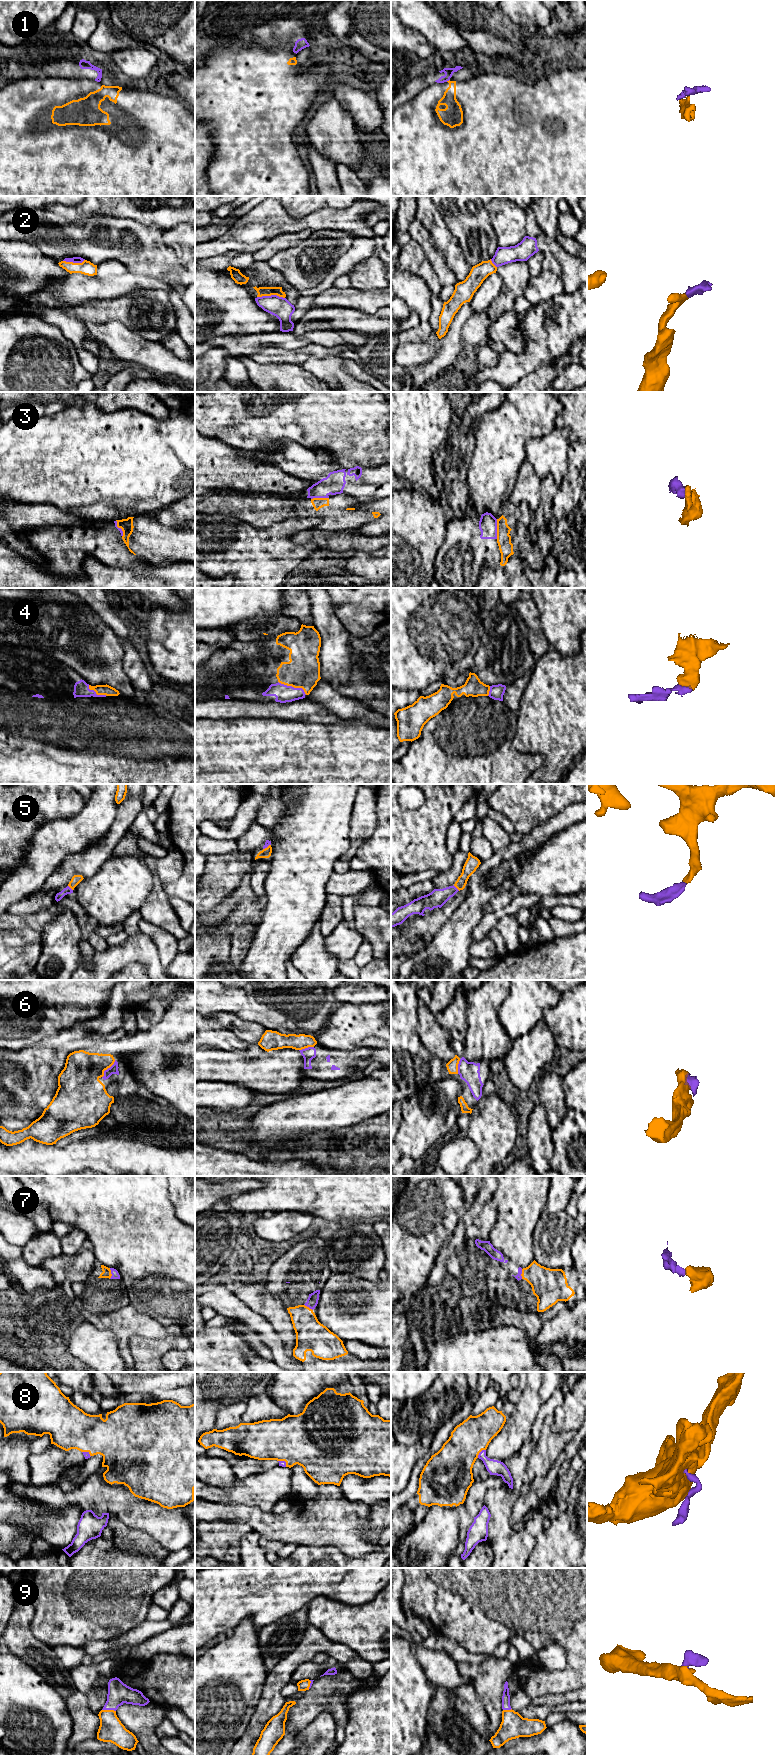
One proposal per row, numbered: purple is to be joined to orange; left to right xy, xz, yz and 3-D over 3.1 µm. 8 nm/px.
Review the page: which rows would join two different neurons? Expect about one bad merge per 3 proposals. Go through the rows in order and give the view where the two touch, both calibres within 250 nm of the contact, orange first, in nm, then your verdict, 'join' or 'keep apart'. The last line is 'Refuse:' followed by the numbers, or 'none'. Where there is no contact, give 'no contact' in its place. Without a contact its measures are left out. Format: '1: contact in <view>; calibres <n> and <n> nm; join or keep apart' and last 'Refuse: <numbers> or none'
1: contact in yz; calibres 140 and 70 nm; keep apart
2: contact in xz; calibres 80 and 160 nm; join
3: contact in yz; calibres 110 and 140 nm; keep apart
4: contact in xz; calibres 280 and 140 nm; join
5: contact in yz; calibres 110 and 140 nm; join
6: contact in xy; calibres 320 and 70 nm; join
7: contact in xy; calibres 70 and 60 nm; join
8: contact in yz; calibres 320 and 120 nm; join
9: contact in xy; calibres 200 and 180 nm; join
Refuse: 1, 3

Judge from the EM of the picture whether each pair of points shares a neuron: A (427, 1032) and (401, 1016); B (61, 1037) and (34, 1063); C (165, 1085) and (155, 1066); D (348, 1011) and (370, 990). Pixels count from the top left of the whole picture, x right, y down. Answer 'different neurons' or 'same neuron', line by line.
A: different neurons
B: different neurons
C: same neuron
D: different neurons

